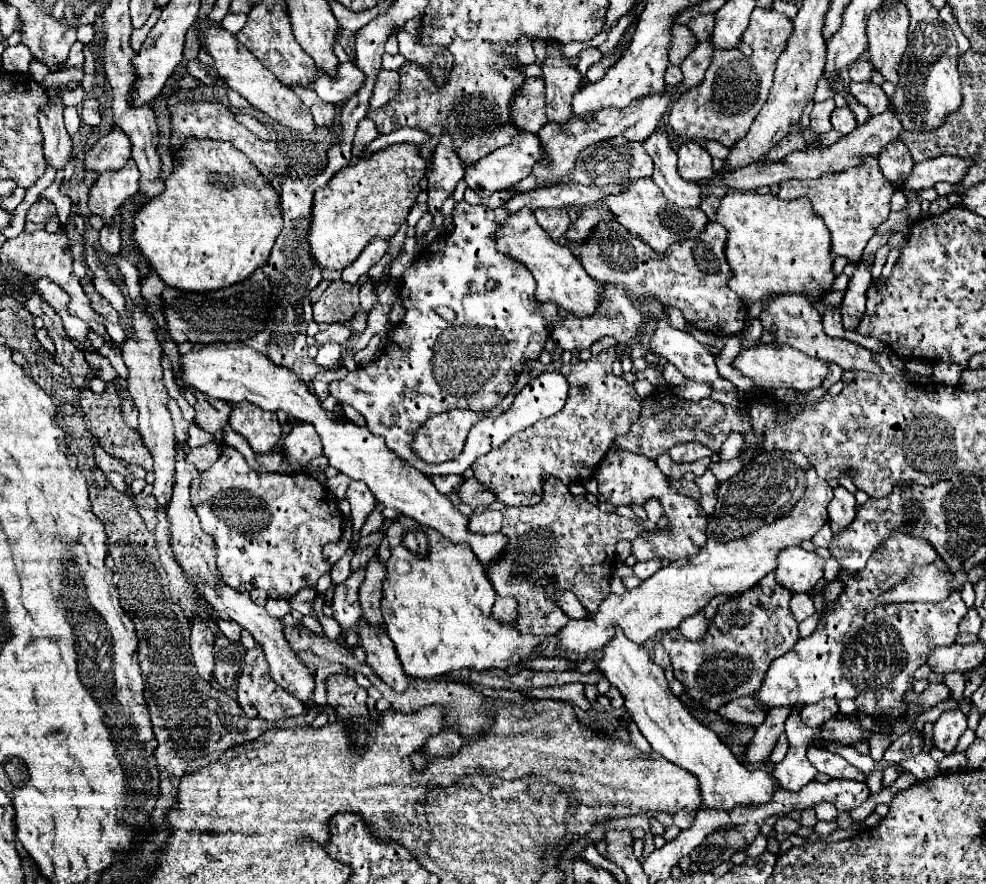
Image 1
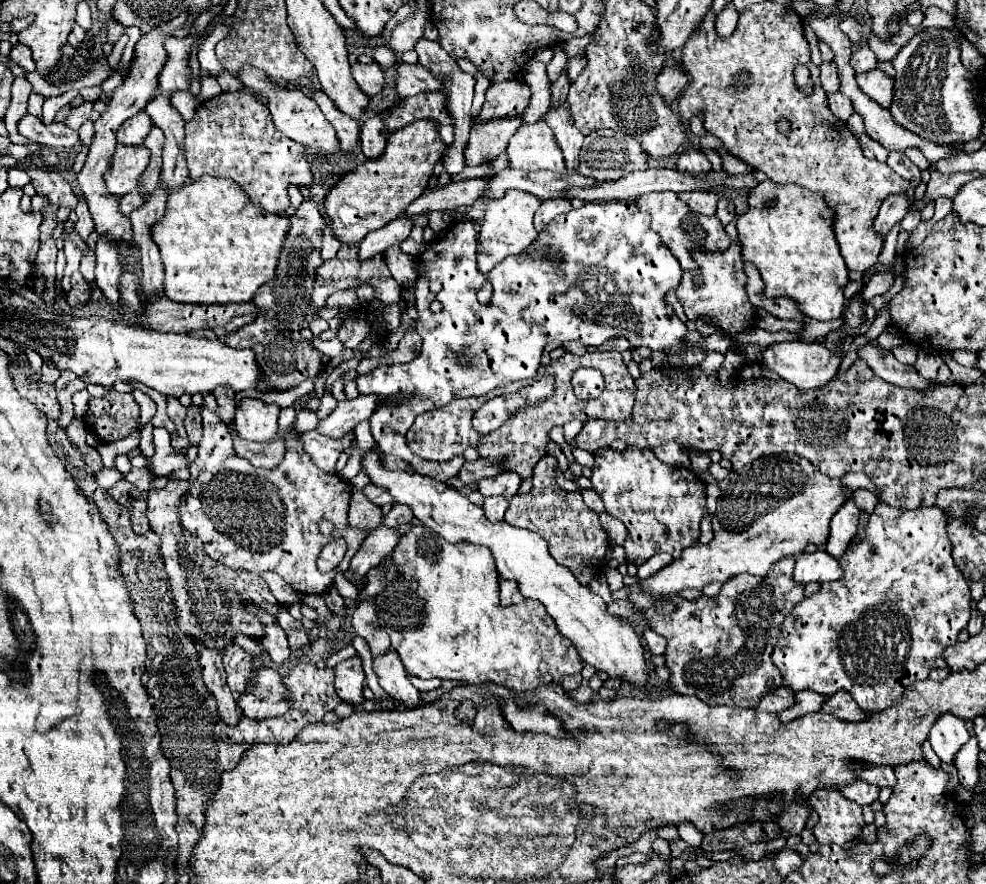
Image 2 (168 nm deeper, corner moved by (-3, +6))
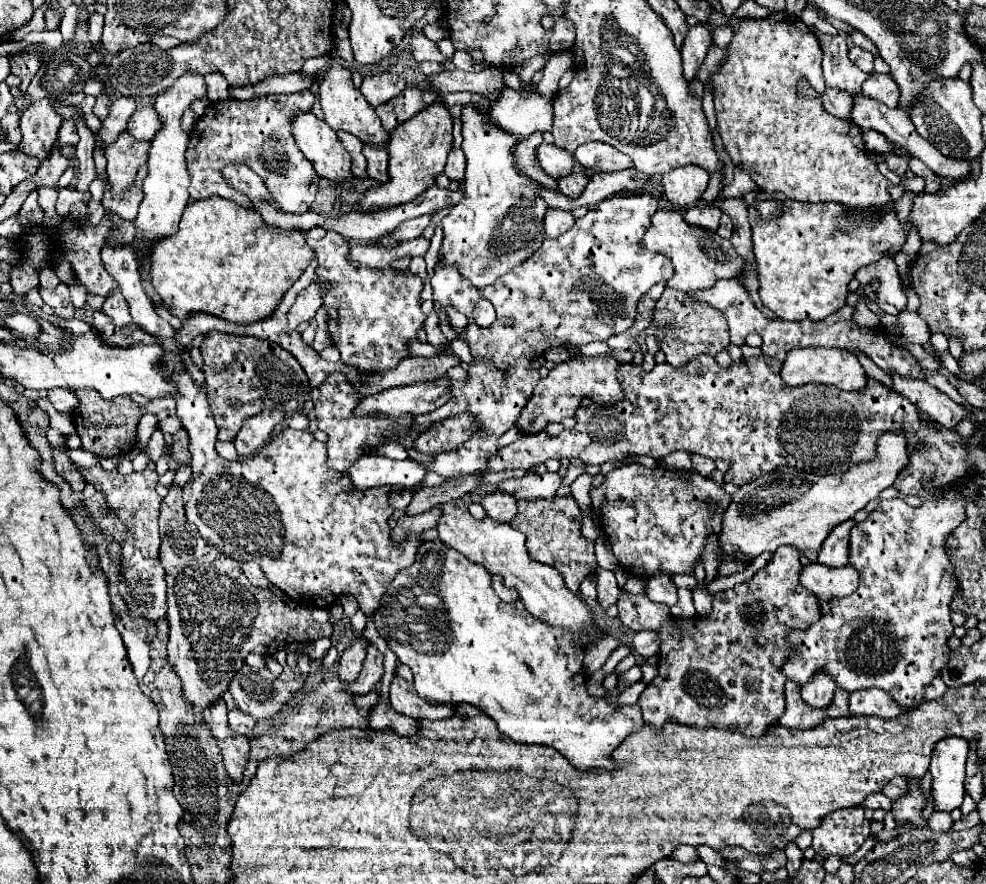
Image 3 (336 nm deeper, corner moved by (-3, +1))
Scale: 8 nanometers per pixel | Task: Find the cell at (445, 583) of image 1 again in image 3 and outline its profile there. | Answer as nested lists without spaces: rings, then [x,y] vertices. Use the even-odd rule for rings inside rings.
[[[439,539],[419,545],[415,563],[393,579],[373,617],[389,649],[401,663],[411,667],[415,675],[413,687],[419,697],[433,703],[475,705],[515,743],[549,745],[565,755],[577,769],[617,769],[609,759],[611,751],[627,735],[641,729],[643,719],[639,705],[619,707],[613,701],[593,699],[587,693],[583,679],[583,647],[569,647],[565,639],[557,639],[557,631],[545,627],[545,623],[537,623],[537,619],[521,607],[521,601],[513,605],[503,603],[491,587],[489,571],[445,547]]]

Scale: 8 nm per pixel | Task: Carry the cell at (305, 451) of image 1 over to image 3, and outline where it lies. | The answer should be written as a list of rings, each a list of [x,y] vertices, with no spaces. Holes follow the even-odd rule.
[[[449,379],[445,383],[413,383],[405,387],[393,387],[381,391],[373,397],[363,397],[353,409],[353,415],[387,415],[387,417],[403,417],[403,415],[421,415],[439,409],[449,399]]]

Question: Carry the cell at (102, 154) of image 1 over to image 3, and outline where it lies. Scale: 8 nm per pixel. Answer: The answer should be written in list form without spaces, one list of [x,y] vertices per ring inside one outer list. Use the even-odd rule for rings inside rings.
[[[153,107],[137,109],[127,123],[127,133],[137,141],[151,141],[157,129],[161,129],[161,121],[155,113],[157,111],[153,111]]]

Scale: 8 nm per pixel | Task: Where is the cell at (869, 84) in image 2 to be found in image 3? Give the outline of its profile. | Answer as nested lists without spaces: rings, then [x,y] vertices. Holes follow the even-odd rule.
[[[871,73],[865,83],[863,83],[863,93],[875,101],[885,103],[887,107],[895,109],[899,103],[899,91],[897,91],[897,83],[893,81],[891,75],[879,75],[879,73]]]

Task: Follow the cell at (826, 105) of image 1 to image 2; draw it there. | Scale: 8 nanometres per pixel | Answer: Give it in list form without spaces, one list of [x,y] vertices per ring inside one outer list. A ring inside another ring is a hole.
[[[833,62],[821,64],[821,84],[827,94],[837,92],[837,66],[833,66]]]

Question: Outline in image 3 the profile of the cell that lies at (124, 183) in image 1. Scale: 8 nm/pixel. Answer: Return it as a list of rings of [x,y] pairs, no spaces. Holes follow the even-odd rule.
[[[123,131],[115,143],[107,145],[105,157],[111,191],[127,191],[135,181],[137,169],[147,163],[147,155],[149,143],[137,143],[133,137],[129,137],[127,131]]]

